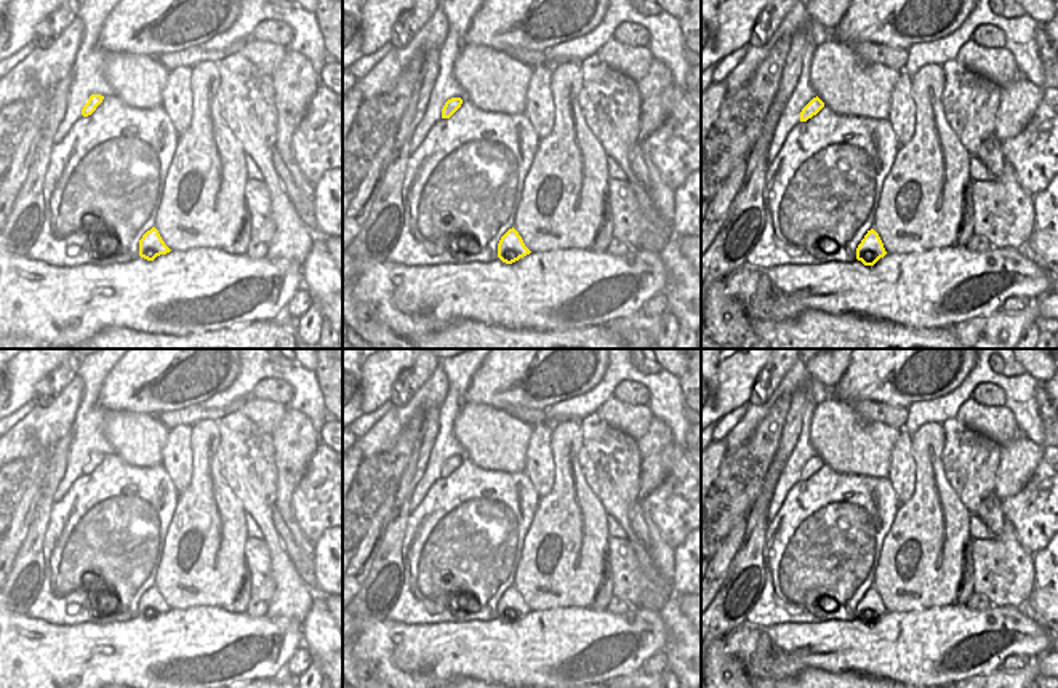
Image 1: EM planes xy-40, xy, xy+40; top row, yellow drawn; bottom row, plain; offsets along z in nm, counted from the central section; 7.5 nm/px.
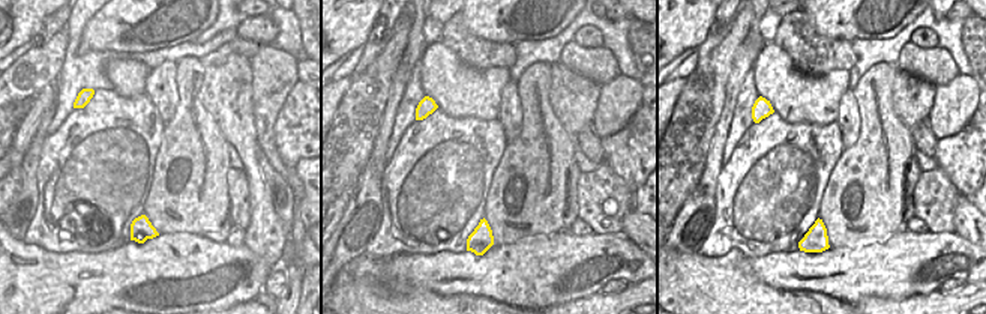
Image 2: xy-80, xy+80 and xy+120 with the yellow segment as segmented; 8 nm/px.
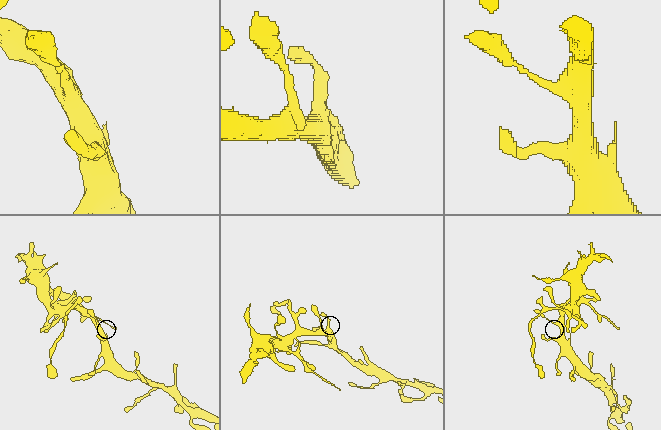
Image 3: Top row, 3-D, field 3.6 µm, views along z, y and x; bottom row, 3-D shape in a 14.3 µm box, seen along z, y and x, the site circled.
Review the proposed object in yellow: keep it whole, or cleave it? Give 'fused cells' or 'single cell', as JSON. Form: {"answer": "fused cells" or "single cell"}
{"answer": "single cell"}

